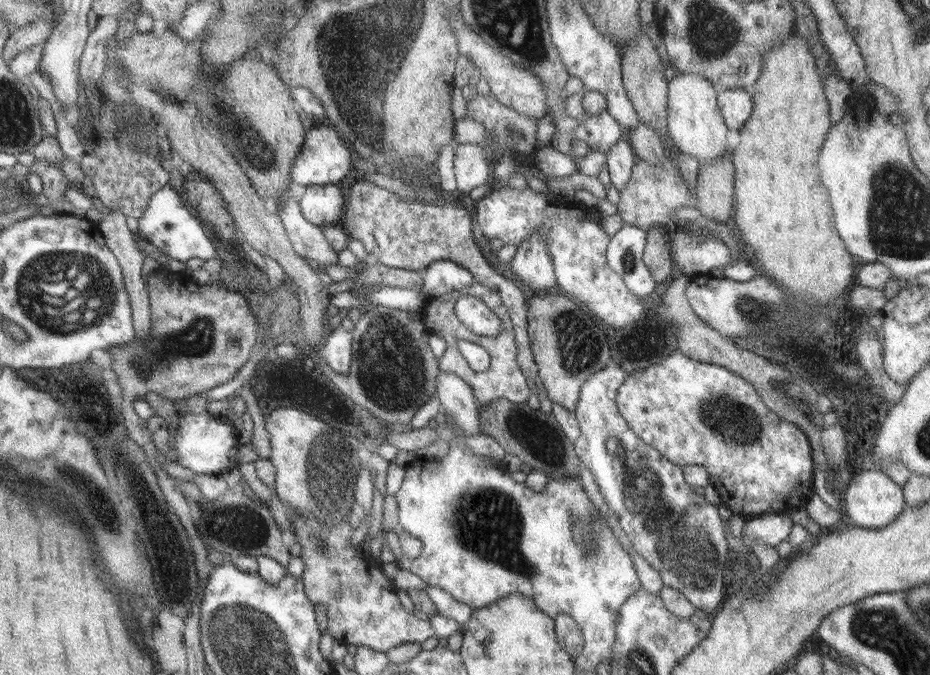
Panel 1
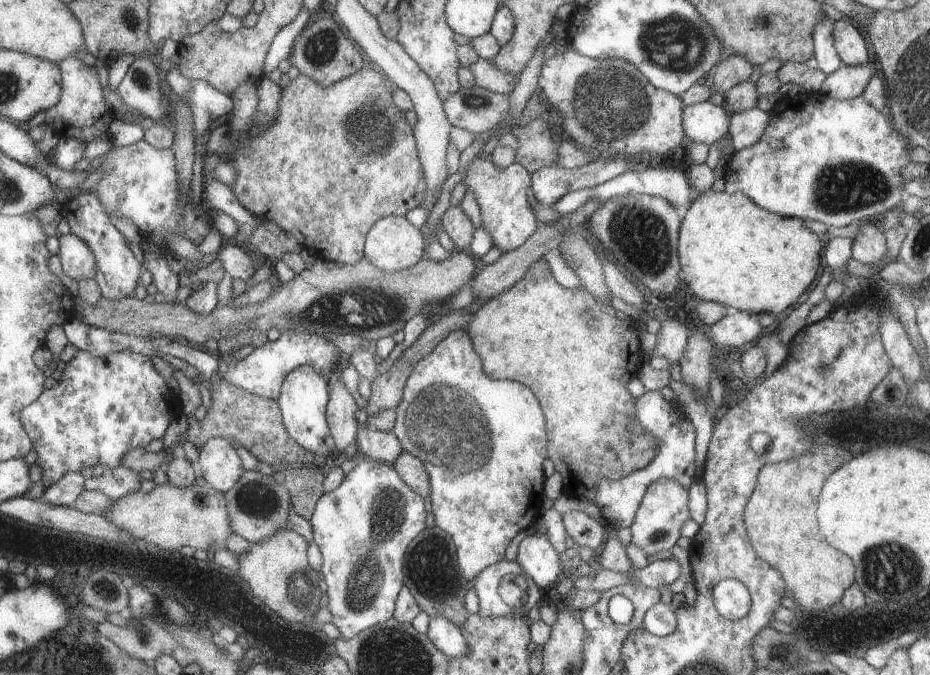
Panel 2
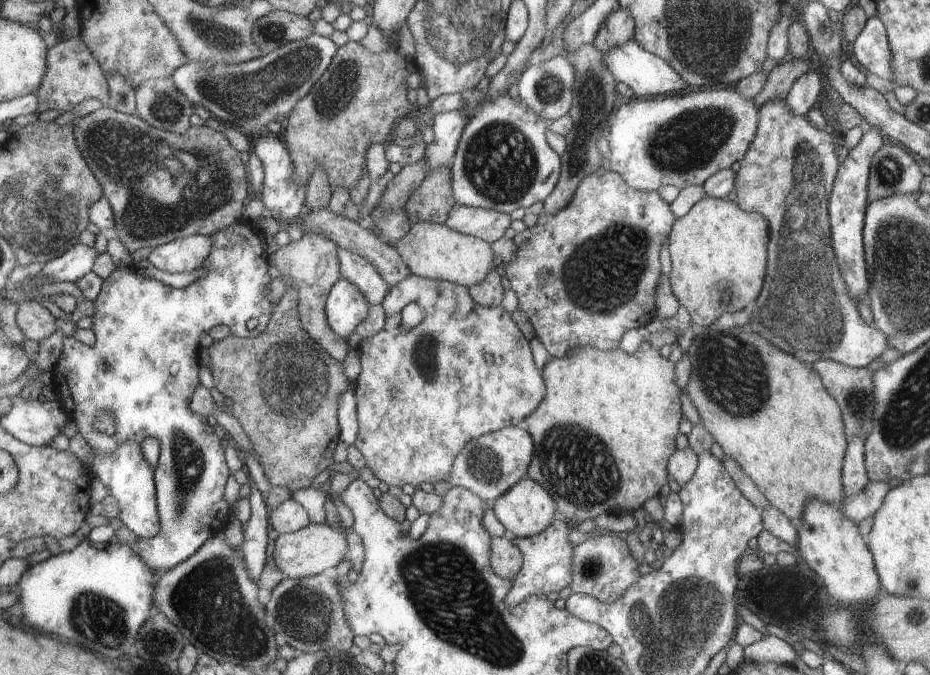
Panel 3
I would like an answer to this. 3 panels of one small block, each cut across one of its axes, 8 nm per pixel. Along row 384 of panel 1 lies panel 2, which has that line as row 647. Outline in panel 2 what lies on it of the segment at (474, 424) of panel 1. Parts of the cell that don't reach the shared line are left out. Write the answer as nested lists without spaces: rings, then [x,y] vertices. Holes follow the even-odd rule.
[[[431,617],[427,635],[449,658],[460,658],[468,652],[467,640],[461,628],[444,617]]]

